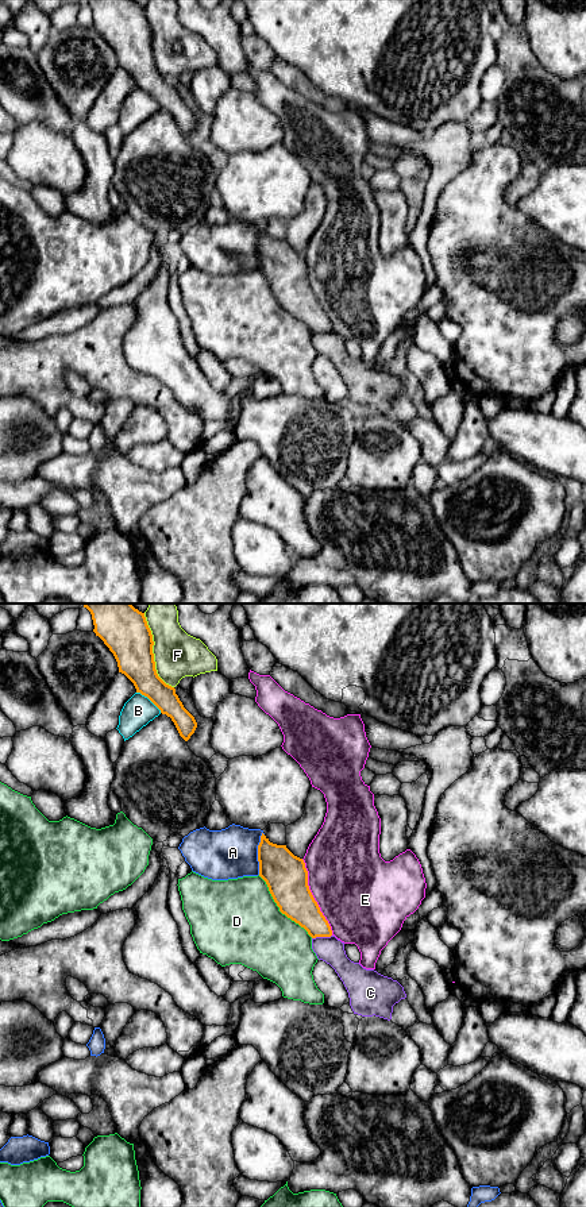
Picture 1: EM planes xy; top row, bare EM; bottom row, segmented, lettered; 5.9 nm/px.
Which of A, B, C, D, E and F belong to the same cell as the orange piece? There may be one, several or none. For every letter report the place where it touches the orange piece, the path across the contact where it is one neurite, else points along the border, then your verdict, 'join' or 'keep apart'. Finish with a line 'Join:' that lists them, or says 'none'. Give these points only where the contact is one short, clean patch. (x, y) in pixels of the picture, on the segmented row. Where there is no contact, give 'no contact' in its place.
A: xy (258, 853) | keep apart
B: xy (149, 698) | keep apart
C: xy (322, 936) | join
D: xy (280, 909) | keep apart
E: xy (312, 897) | keep apart
F: xy (151, 652) | keep apart
Join: C

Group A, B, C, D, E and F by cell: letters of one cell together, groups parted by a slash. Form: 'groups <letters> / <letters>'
groups A / B / C / D / E / F

